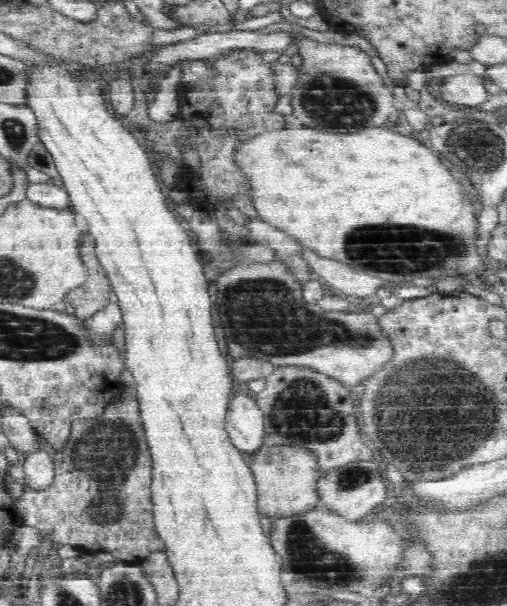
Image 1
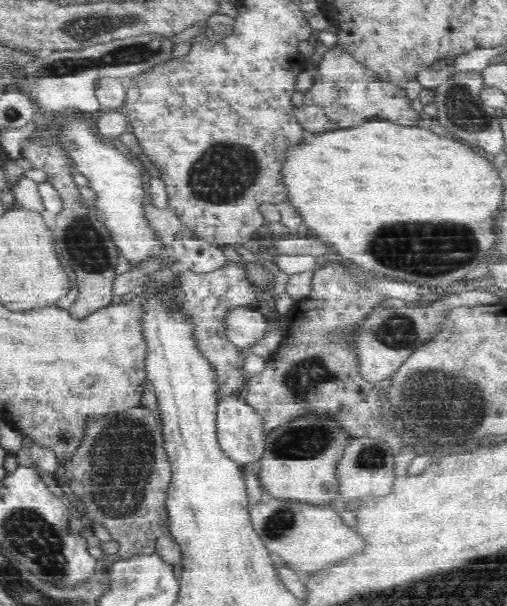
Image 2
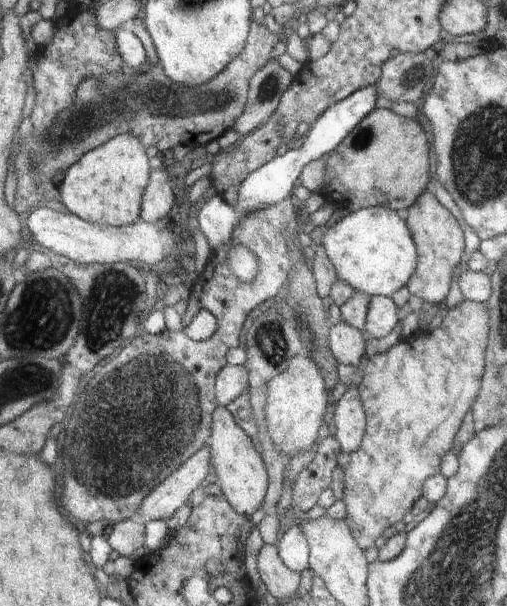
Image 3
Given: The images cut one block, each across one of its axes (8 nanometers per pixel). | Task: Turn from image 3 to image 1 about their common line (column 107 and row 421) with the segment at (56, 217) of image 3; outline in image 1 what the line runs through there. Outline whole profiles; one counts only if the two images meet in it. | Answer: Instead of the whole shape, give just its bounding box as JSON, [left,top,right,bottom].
[225,393,263,453]

